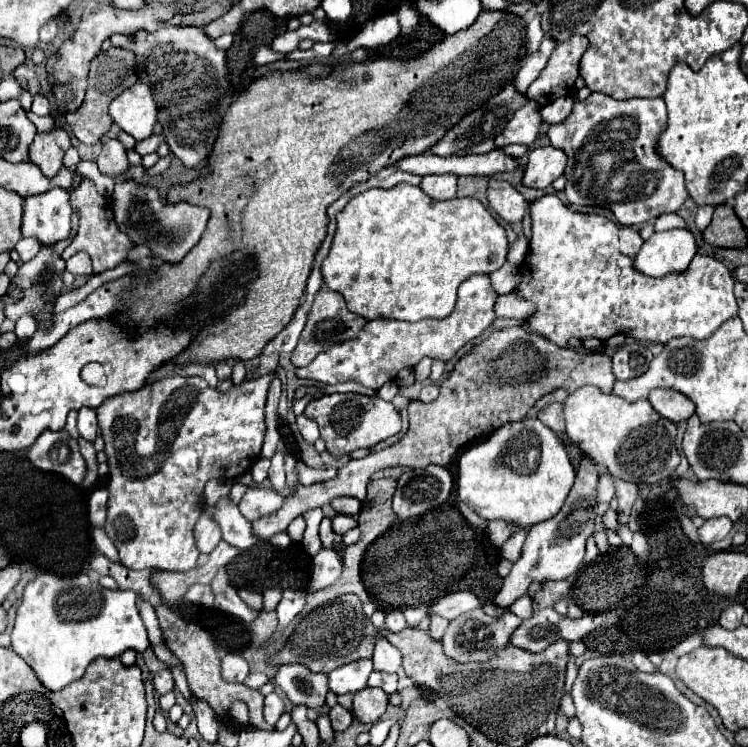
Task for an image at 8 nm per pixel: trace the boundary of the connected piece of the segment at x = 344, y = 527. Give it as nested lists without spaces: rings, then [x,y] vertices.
[[[336,515],[336,517],[332,519],[332,529],[334,529],[334,533],[338,533],[338,535],[344,535],[346,531],[354,529],[356,525],[358,525],[358,521],[356,521],[354,517],[346,517],[346,515]]]

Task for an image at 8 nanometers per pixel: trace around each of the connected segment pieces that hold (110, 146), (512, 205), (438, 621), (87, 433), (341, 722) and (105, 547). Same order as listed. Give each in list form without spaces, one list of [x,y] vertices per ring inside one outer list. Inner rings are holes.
[[[108,139],[102,145],[102,151],[96,159],[96,165],[102,175],[108,177],[118,177],[128,169],[128,159],[126,159],[126,149],[118,139]]]
[[[496,179],[490,181],[488,201],[490,201],[490,207],[510,225],[522,223],[530,205],[530,201],[526,201],[510,183],[496,181]]]
[[[432,617],[430,627],[428,627],[428,635],[430,635],[432,639],[440,641],[442,635],[444,635],[444,631],[446,631],[446,627],[448,627],[448,621],[446,621],[446,619],[442,619],[442,617]]]
[[[82,407],[82,409],[78,411],[78,431],[80,431],[80,435],[82,435],[86,441],[94,443],[94,439],[96,439],[96,429],[98,429],[96,411],[94,411],[94,409],[88,409],[88,407]]]
[[[342,705],[332,707],[330,713],[328,713],[328,717],[330,717],[330,721],[332,721],[332,729],[334,729],[334,731],[344,731],[344,729],[348,729],[350,723],[354,721],[352,713],[346,711]]]
[[[94,529],[94,545],[96,545],[96,549],[98,549],[102,555],[106,555],[108,559],[112,559],[112,561],[120,563],[118,549],[116,549],[116,547],[114,547],[114,543],[106,537],[104,529]]]

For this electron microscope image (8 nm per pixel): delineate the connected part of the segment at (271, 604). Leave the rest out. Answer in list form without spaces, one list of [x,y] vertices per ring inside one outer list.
[[[278,587],[268,589],[262,595],[264,595],[264,611],[274,611],[276,605],[280,603],[280,599],[282,599],[282,589],[278,589]]]

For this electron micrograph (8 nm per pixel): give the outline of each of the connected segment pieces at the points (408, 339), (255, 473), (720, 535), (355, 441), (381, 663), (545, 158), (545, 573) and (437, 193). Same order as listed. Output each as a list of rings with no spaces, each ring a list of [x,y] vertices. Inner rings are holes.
[[[472,275],[460,285],[456,309],[446,319],[422,319],[418,323],[398,323],[384,319],[368,321],[354,339],[334,345],[324,353],[318,353],[310,365],[298,367],[296,375],[302,379],[320,381],[324,385],[358,381],[378,391],[384,383],[396,381],[398,371],[416,367],[422,357],[448,363],[466,343],[482,335],[484,329],[494,323],[496,297],[498,293],[492,289],[490,275]]]
[[[260,457],[260,459],[252,465],[250,473],[252,473],[252,477],[254,477],[256,483],[262,483],[262,481],[268,477],[268,469],[270,469],[270,459]]]
[[[718,517],[718,519],[708,519],[698,529],[698,535],[704,545],[710,545],[710,543],[722,541],[726,535],[730,535],[730,531],[732,531],[732,521],[728,517]]]
[[[332,393],[314,399],[306,407],[306,415],[318,421],[320,435],[326,441],[326,449],[332,455],[346,455],[354,449],[372,449],[376,443],[396,435],[402,427],[400,413],[392,403],[376,397],[366,397],[358,393]]]
[[[376,637],[374,643],[374,669],[376,671],[384,671],[384,673],[396,673],[398,667],[402,665],[402,655],[400,651],[388,643],[386,637]]]
[[[554,147],[532,149],[528,155],[528,165],[524,169],[522,185],[534,189],[546,189],[552,185],[566,167],[566,153]]]
[[[584,457],[578,463],[576,481],[574,481],[560,513],[554,519],[538,523],[528,531],[526,543],[522,547],[522,557],[514,563],[510,575],[504,579],[504,587],[494,597],[496,605],[510,607],[518,597],[522,597],[528,591],[528,585],[532,581],[568,579],[570,575],[574,575],[580,569],[584,551],[586,551],[586,541],[588,541],[588,537],[592,537],[594,525],[596,525],[596,513],[594,513],[594,507],[598,505],[596,487],[598,487],[596,463]]]
[[[426,175],[420,183],[420,189],[436,199],[454,199],[456,197],[456,177],[454,175]]]

